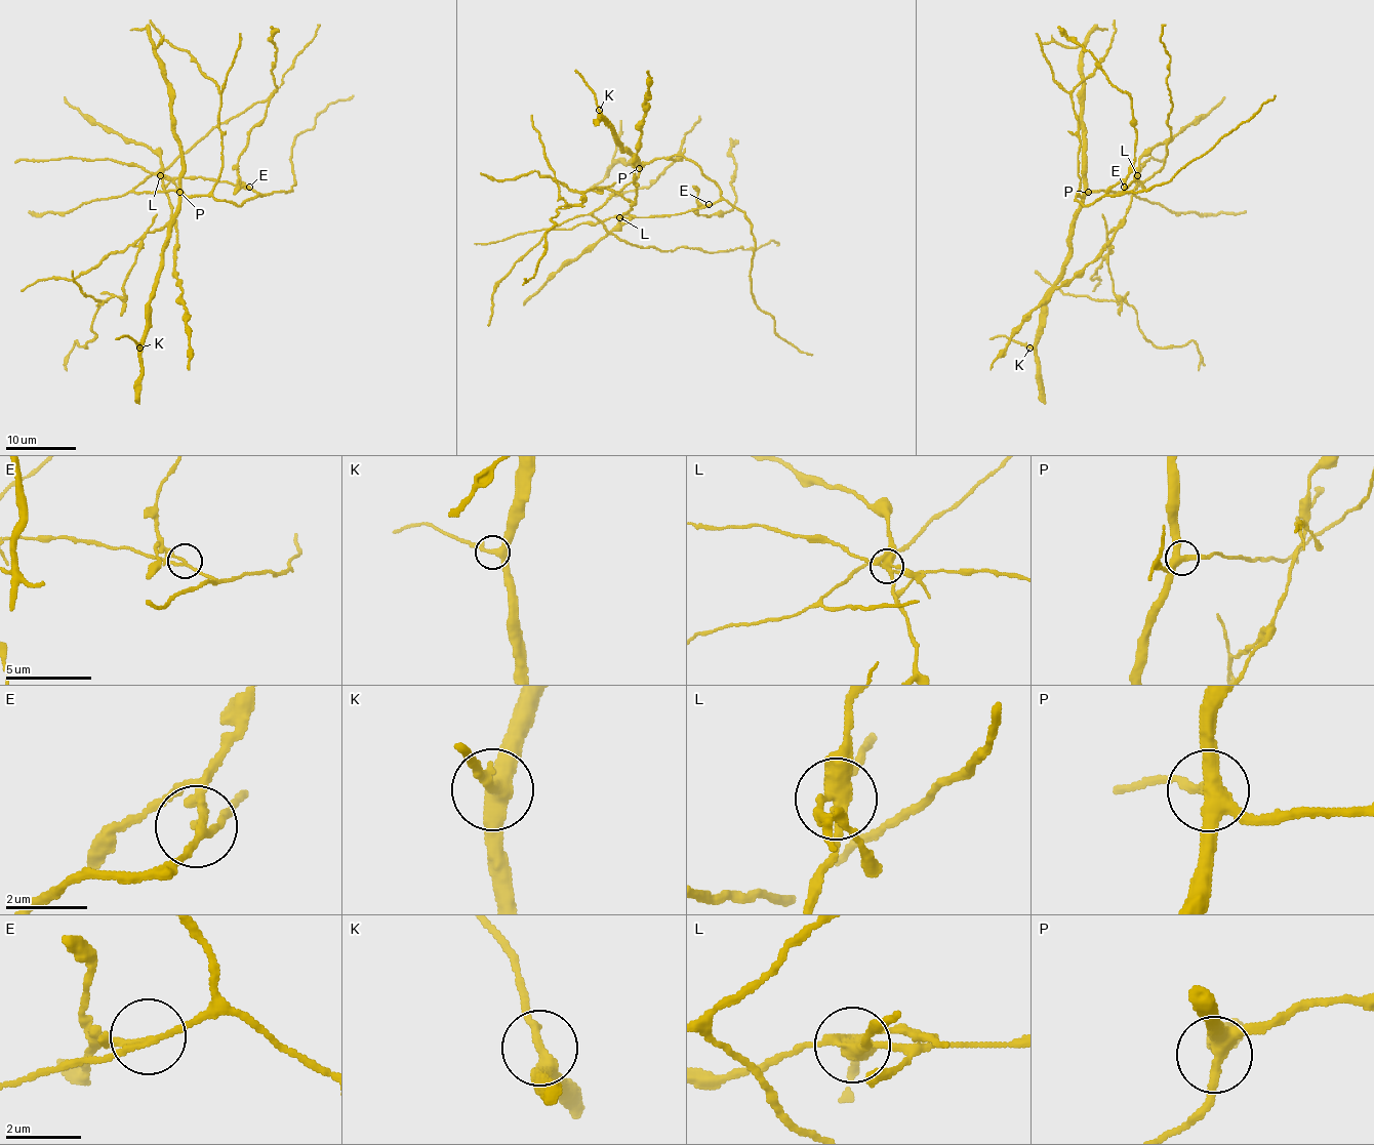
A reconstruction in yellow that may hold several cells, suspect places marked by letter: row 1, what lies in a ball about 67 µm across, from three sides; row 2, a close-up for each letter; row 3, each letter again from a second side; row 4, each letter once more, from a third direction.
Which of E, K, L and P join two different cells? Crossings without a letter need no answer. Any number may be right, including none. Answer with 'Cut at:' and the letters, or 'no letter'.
Cut at: E, L

